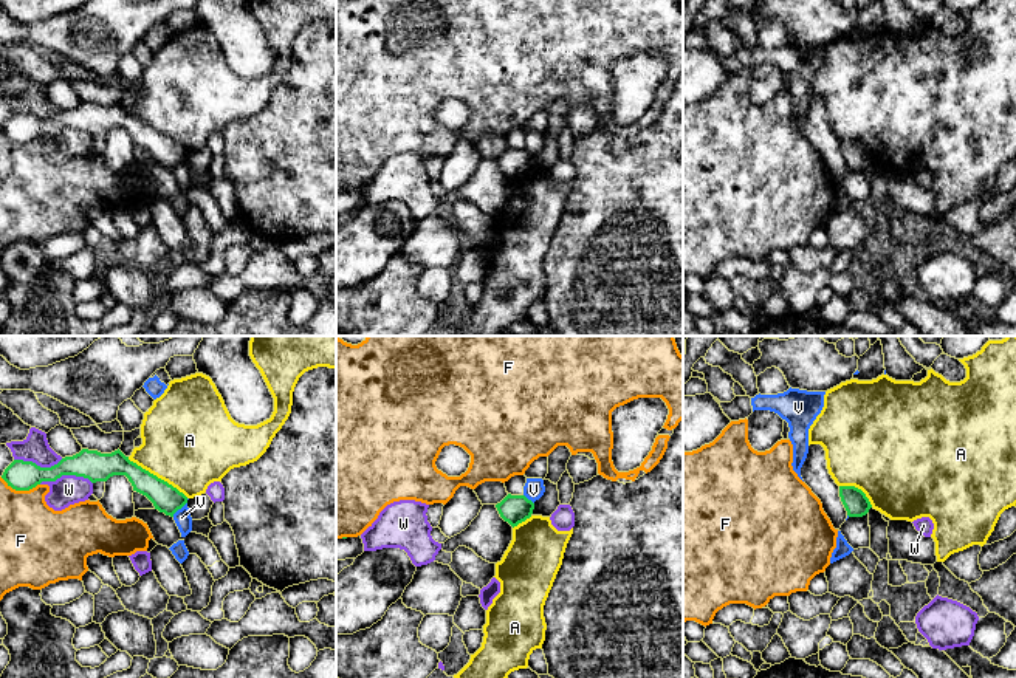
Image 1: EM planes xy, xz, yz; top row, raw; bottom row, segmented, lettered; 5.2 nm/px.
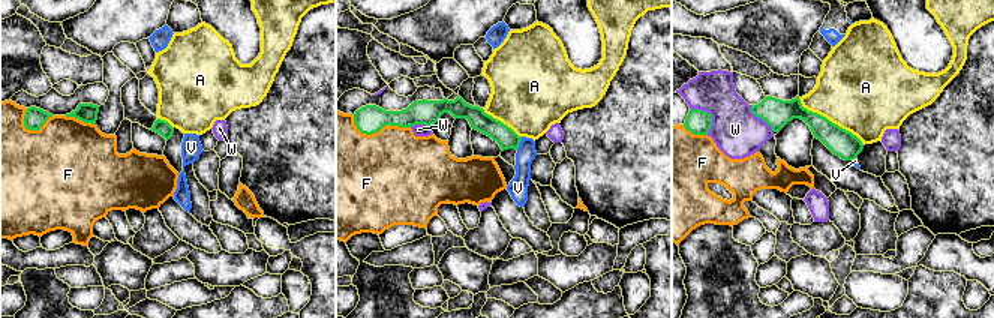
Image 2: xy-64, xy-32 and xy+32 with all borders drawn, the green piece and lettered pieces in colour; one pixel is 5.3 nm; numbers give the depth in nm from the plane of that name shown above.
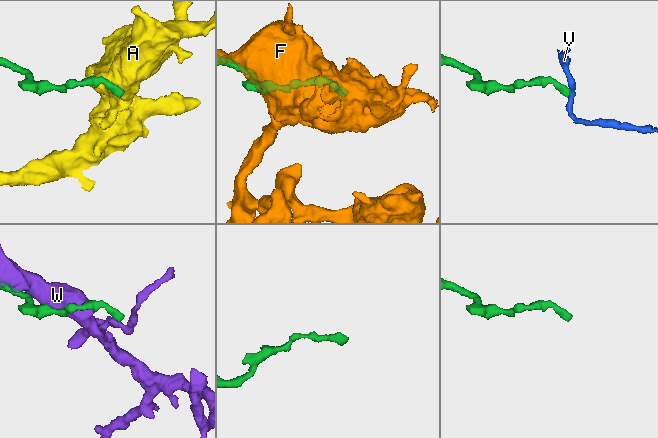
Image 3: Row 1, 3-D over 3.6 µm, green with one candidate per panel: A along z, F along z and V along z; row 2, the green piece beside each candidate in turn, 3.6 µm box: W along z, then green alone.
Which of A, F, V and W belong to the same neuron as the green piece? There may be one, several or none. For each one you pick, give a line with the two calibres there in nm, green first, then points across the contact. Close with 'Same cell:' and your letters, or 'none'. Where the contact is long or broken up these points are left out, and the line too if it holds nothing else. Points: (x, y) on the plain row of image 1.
Same cell: none

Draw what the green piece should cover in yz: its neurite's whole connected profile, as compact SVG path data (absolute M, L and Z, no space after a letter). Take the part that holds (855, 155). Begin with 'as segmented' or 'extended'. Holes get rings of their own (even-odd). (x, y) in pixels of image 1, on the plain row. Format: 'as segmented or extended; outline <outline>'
as segmented; outline M839 139L839 150L849 170L863 170L872 161L866 147L855 139Z

